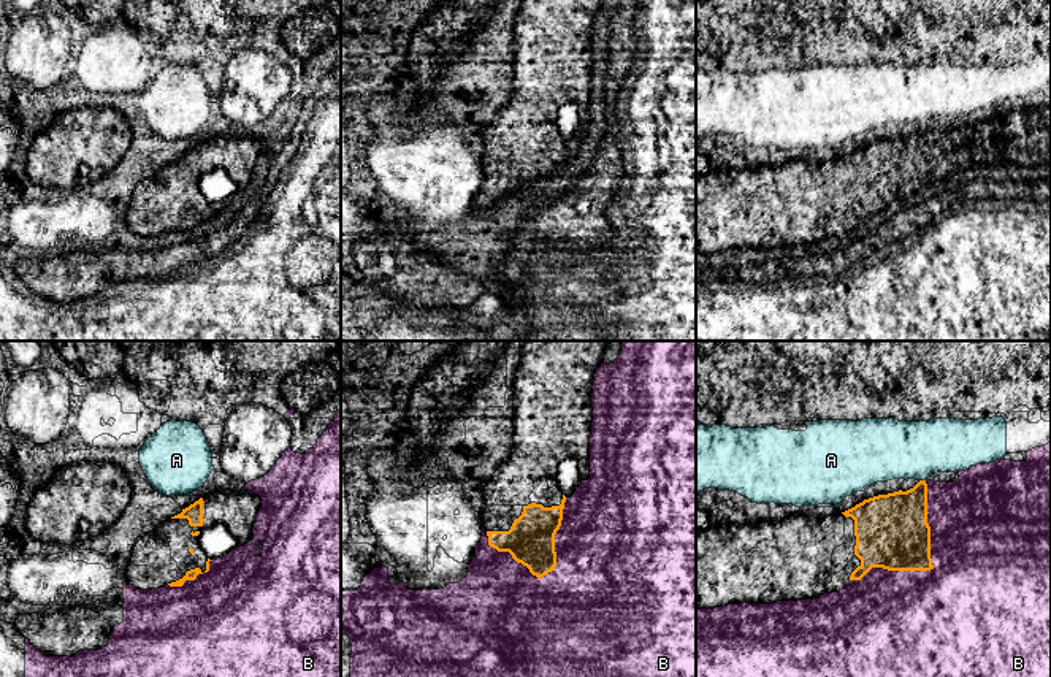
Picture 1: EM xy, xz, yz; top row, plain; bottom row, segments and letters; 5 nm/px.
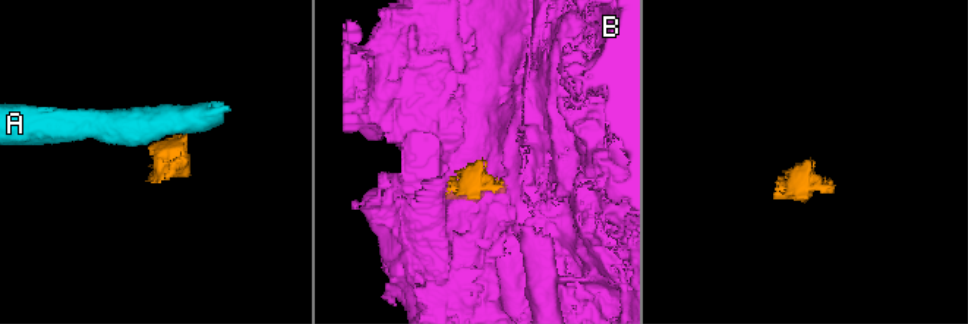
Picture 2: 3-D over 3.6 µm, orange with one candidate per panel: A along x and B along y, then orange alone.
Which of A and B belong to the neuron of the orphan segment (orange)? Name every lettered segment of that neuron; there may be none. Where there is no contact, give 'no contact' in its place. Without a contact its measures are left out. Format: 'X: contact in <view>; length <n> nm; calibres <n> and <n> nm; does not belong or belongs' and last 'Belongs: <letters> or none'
A: contact in yz; length 30 nm; calibres 300 and 320 nm; does not belong
B: contact in yz; length 650 nm; calibres 360 and 500 nm; does not belong
Belongs: none

